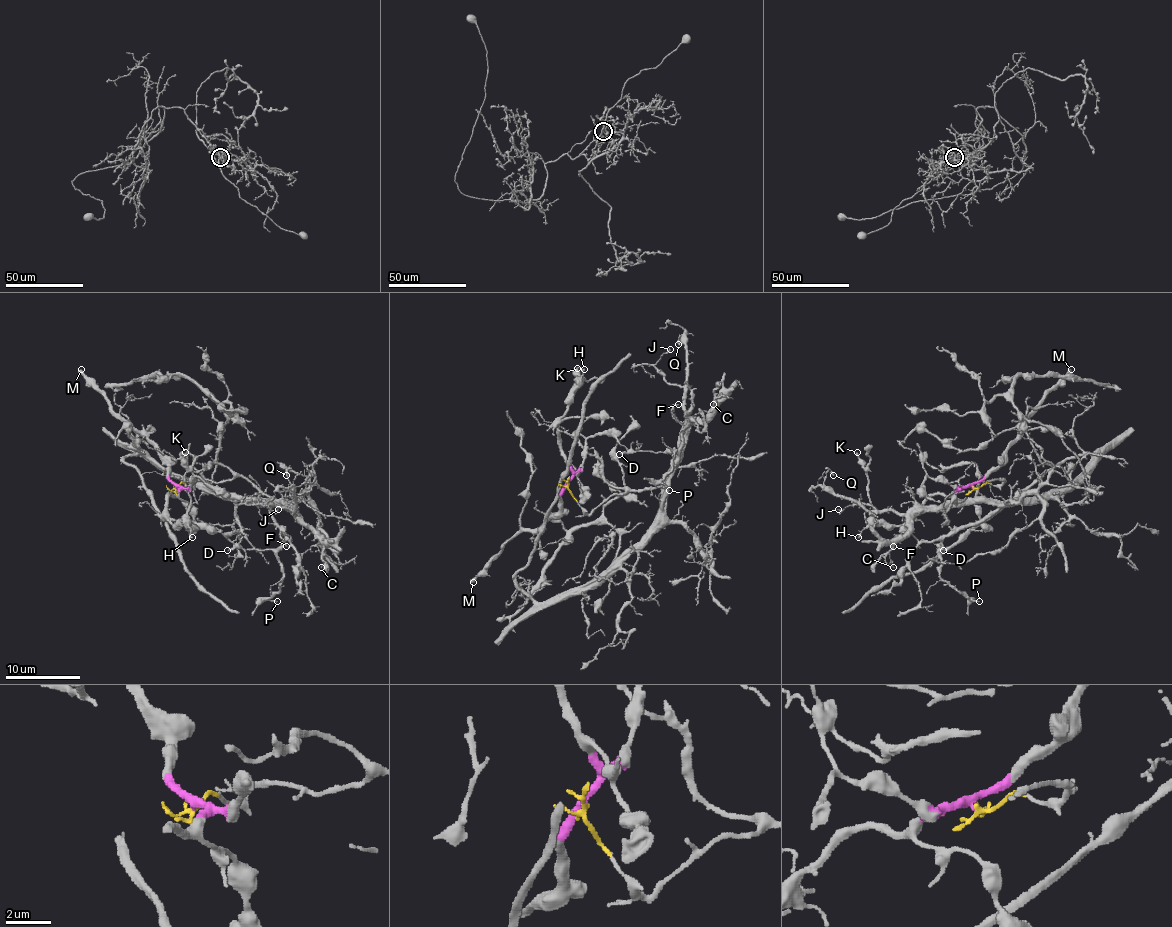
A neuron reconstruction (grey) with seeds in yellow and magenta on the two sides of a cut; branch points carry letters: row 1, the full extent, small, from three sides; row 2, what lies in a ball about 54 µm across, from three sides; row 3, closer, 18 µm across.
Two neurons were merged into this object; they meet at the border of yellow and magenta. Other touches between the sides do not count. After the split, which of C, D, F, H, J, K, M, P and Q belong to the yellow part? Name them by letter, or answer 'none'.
C, D, F, J, P, Q

